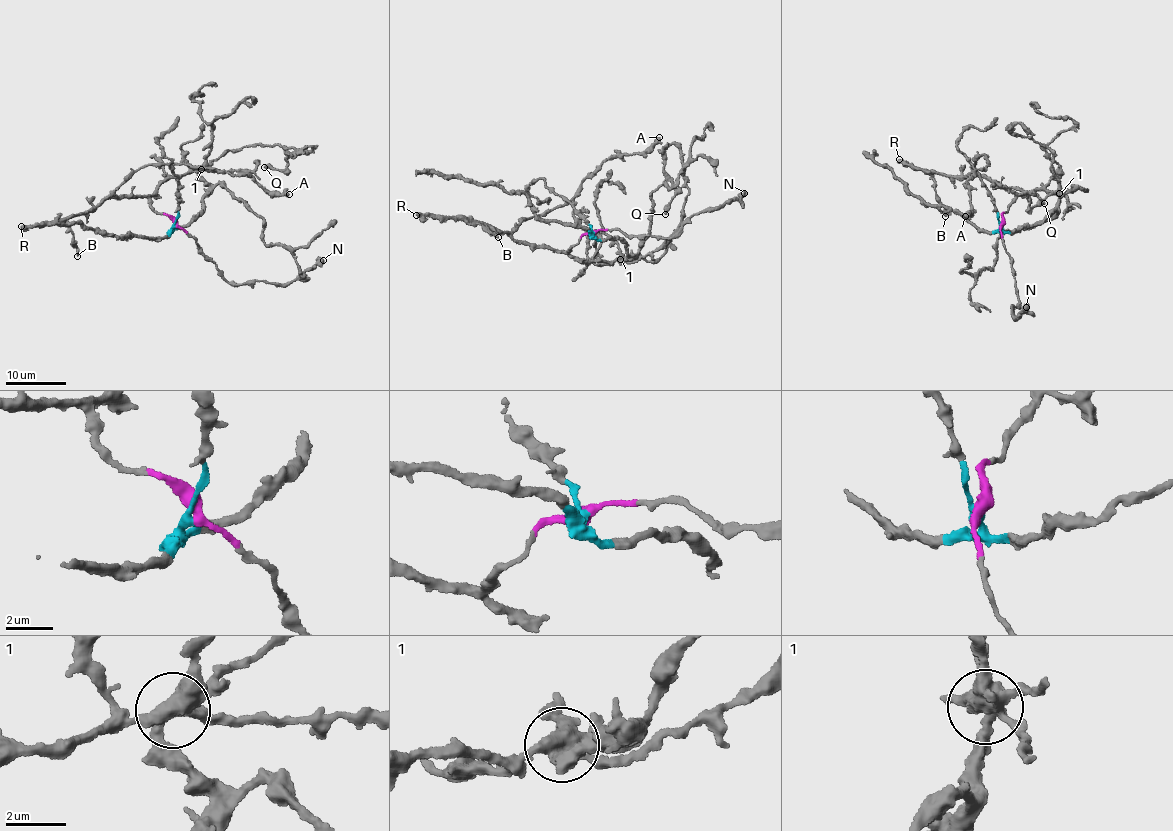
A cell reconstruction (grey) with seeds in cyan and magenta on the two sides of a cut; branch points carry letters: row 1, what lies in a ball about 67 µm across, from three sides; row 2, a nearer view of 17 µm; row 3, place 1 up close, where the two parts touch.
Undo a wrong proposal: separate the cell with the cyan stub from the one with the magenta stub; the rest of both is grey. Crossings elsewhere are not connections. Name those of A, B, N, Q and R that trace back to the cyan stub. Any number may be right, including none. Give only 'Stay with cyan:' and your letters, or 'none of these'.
Stay with cyan: none of these

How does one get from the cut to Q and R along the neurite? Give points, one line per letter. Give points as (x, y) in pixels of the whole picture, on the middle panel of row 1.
Q: (593, 232), (568, 252), (591, 262), (660, 259), (689, 194), (674, 144), (664, 174), (678, 190), (666, 214)
R: (593, 232), (566, 252), (559, 252), (531, 248), (479, 223), (416, 214)

